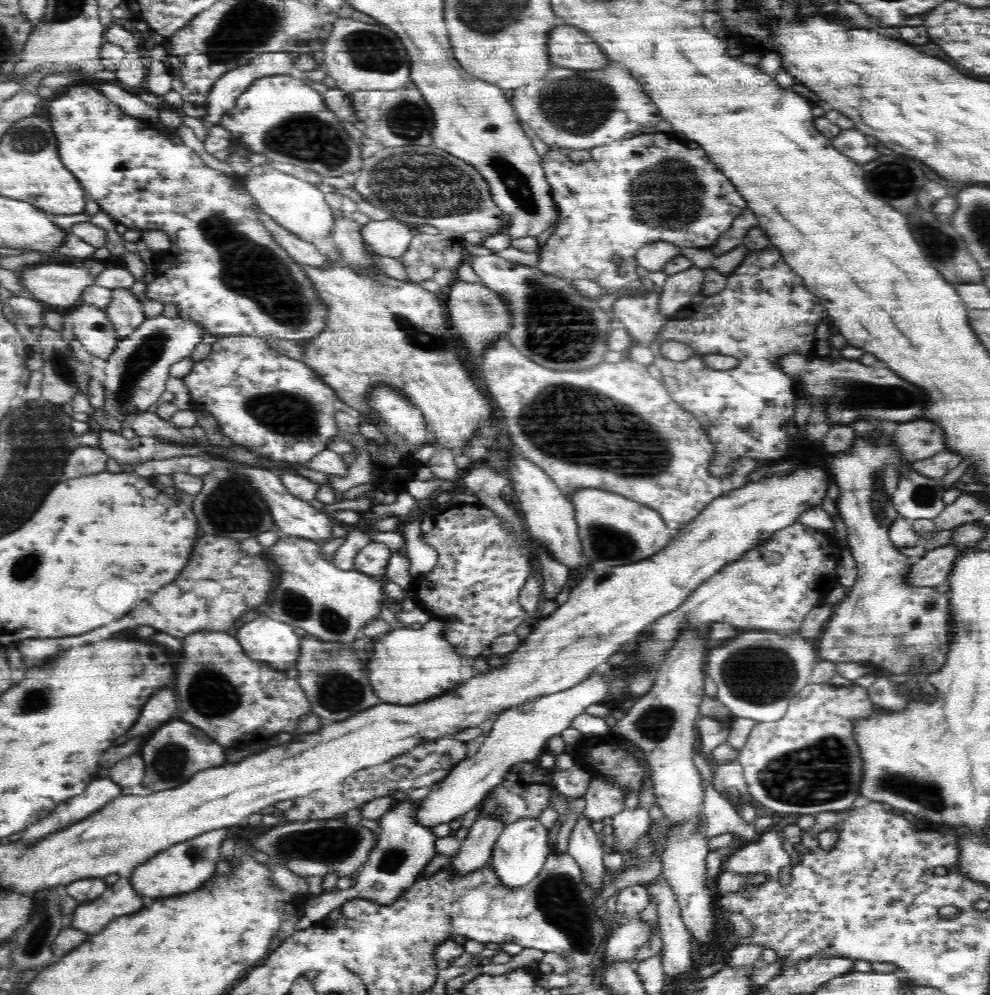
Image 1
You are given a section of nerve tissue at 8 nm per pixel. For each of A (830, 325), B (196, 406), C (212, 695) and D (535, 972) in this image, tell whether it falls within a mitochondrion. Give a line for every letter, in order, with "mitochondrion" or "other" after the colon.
A: other
B: other
C: mitochondrion
D: other

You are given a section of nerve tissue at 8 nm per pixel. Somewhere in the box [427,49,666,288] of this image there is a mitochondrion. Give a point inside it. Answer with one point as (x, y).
(581, 107)

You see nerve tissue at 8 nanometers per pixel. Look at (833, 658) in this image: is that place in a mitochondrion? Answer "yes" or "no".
no

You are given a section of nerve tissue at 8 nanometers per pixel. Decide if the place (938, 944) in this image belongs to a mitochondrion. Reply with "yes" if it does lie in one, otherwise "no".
no

